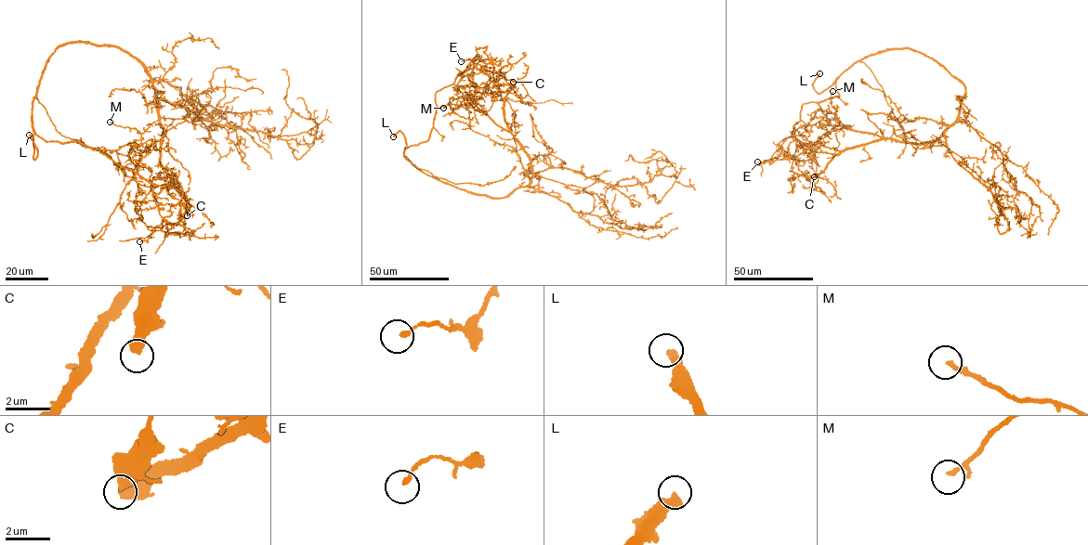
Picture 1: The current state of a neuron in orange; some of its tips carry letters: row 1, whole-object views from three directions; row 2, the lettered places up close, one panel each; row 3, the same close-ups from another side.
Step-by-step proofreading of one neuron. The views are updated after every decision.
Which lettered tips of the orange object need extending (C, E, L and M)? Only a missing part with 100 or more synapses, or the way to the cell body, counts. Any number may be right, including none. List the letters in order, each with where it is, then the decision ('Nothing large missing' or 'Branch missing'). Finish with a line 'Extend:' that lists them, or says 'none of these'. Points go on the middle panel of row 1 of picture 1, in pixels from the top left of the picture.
C: Place: (513, 82). Nothing large missing
E: Place: (461, 61). Nothing large missing
L: Place: (393, 136). Branch missing
M: Place: (443, 108). Nothing large missing
Extend: L

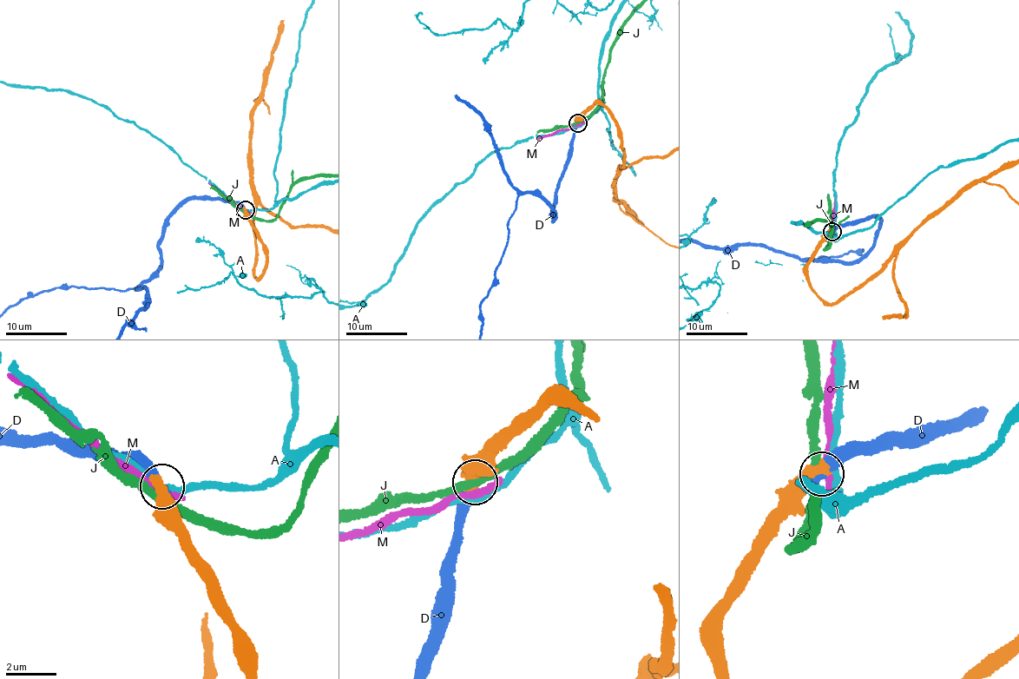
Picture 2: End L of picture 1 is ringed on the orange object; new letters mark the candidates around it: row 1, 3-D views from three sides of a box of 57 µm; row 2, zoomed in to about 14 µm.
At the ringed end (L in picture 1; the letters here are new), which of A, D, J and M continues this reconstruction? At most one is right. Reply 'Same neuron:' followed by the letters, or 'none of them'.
Same neuron: D

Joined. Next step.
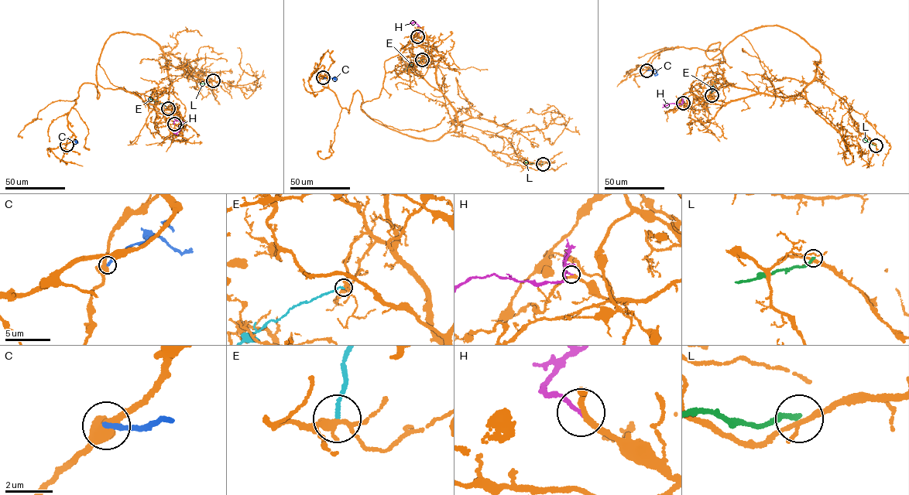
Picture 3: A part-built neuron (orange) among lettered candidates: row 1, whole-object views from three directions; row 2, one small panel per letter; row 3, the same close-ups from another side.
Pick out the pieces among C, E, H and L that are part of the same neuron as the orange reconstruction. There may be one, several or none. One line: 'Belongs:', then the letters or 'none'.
Belongs: H

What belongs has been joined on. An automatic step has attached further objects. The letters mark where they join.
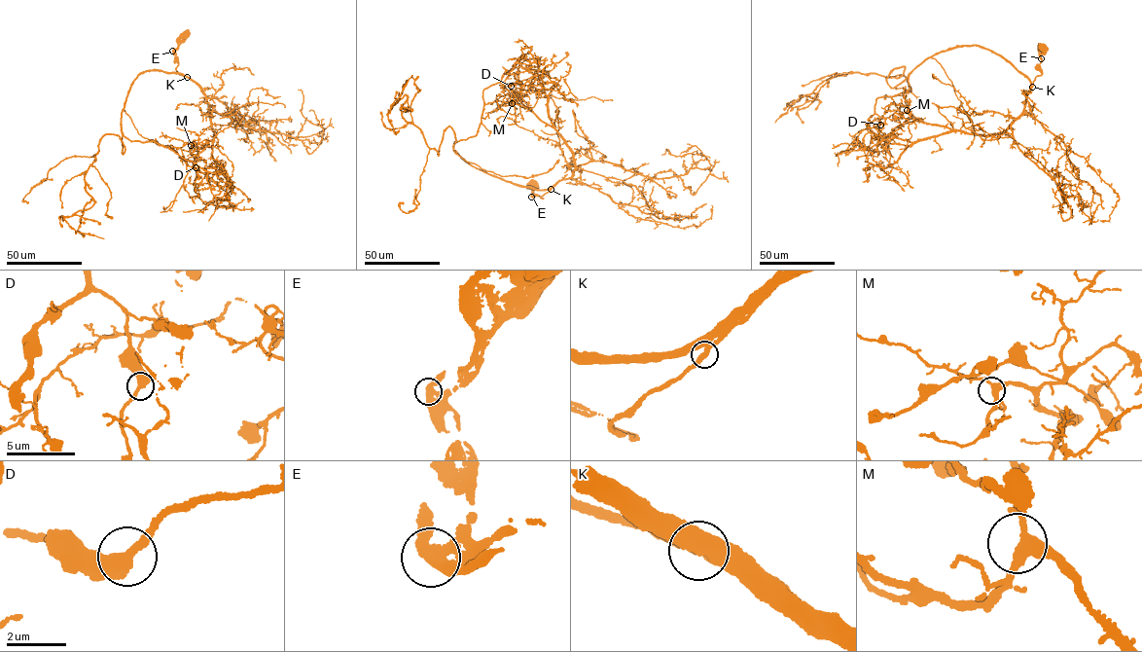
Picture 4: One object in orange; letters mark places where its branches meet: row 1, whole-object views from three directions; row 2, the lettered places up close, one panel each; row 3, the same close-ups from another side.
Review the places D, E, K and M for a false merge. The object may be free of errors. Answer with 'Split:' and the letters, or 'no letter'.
Split: no letter

